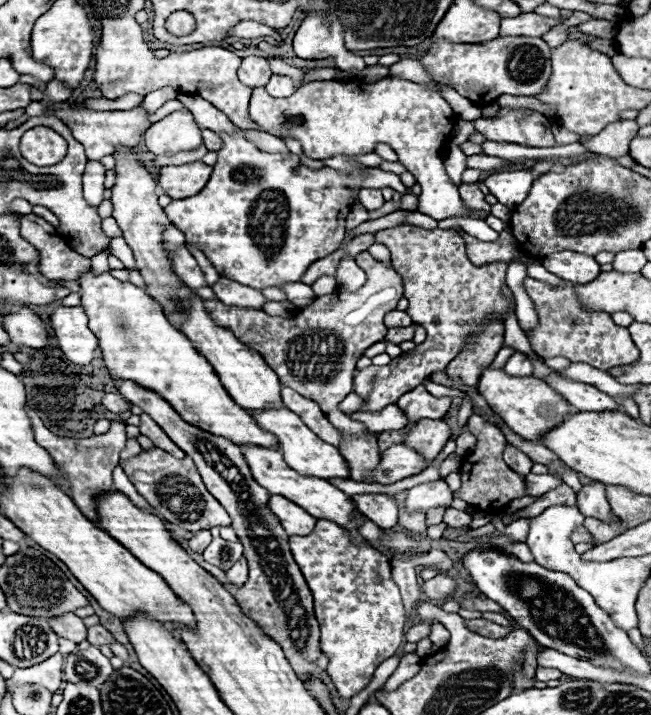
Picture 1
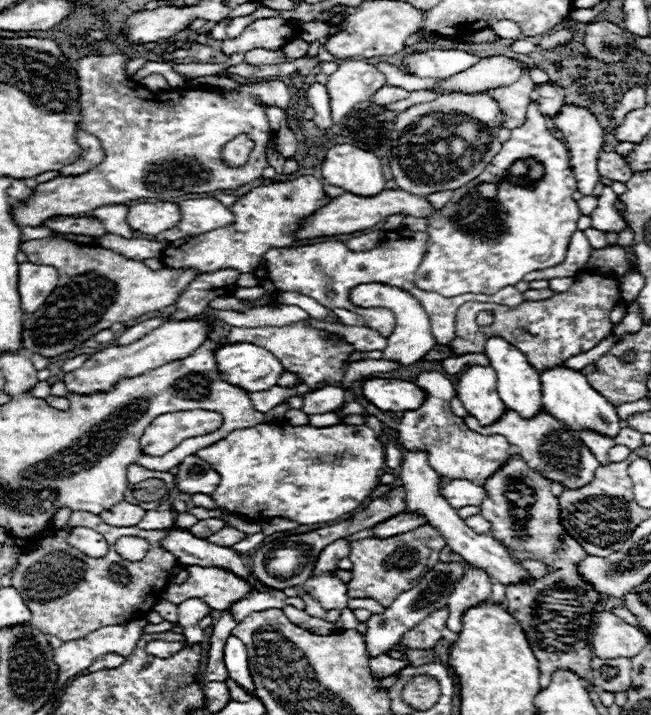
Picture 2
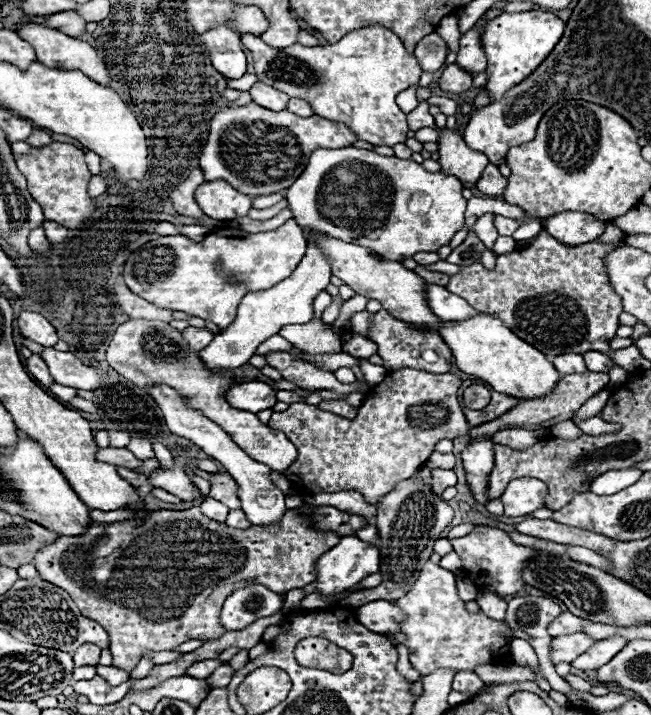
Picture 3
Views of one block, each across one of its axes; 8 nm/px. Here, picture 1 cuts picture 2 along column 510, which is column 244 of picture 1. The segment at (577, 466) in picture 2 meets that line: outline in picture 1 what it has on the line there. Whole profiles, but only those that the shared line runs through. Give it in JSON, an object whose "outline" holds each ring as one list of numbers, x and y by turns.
{"outline":[[86,272,78,282,82,286,82,308,90,318,88,326,100,340,104,364,112,376,132,380,142,388,164,396,164,400,168,400,168,404,180,412,182,420,204,428,204,432,224,436,240,446,256,444,278,450,276,436,260,428,248,412,236,406,208,360,204,360,204,356,192,348,192,342,182,332,172,328,160,304,142,288,130,282,120,282,108,272,102,276]]}

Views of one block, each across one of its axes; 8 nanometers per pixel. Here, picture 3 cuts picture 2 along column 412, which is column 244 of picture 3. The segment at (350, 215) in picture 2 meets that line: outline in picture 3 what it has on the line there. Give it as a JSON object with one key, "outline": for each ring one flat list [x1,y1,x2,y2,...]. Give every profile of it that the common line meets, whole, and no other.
{"outline":[[212,180,212,182,202,182,194,198,202,212,214,220,236,220,248,214,250,210,250,196,240,194,234,190,228,182,224,180]]}

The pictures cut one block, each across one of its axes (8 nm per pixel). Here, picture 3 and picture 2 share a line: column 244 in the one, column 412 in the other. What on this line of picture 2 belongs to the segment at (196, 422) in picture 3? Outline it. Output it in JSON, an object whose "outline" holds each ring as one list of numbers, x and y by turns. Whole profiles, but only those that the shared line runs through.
{"outline":[[404,452,404,458,402,458,402,466,400,466,400,480,402,480,402,486,404,486,404,502,406,502,406,510,404,512,416,512,418,516,426,518,426,522,430,526,434,526,444,538,446,538,446,544,456,552,460,554,464,560,468,560,470,564,476,564,480,566,482,570,488,572,488,576,492,580,498,580,502,584,508,584,512,580,526,580,528,572,524,572,522,566,518,566,510,556,508,552,496,544,496,540,492,540,492,536,488,534,474,534,466,524,464,520,456,514,456,510,444,500,444,496,440,494,440,488,442,488,442,480,440,476,430,468,428,460,426,460,426,452]]}

